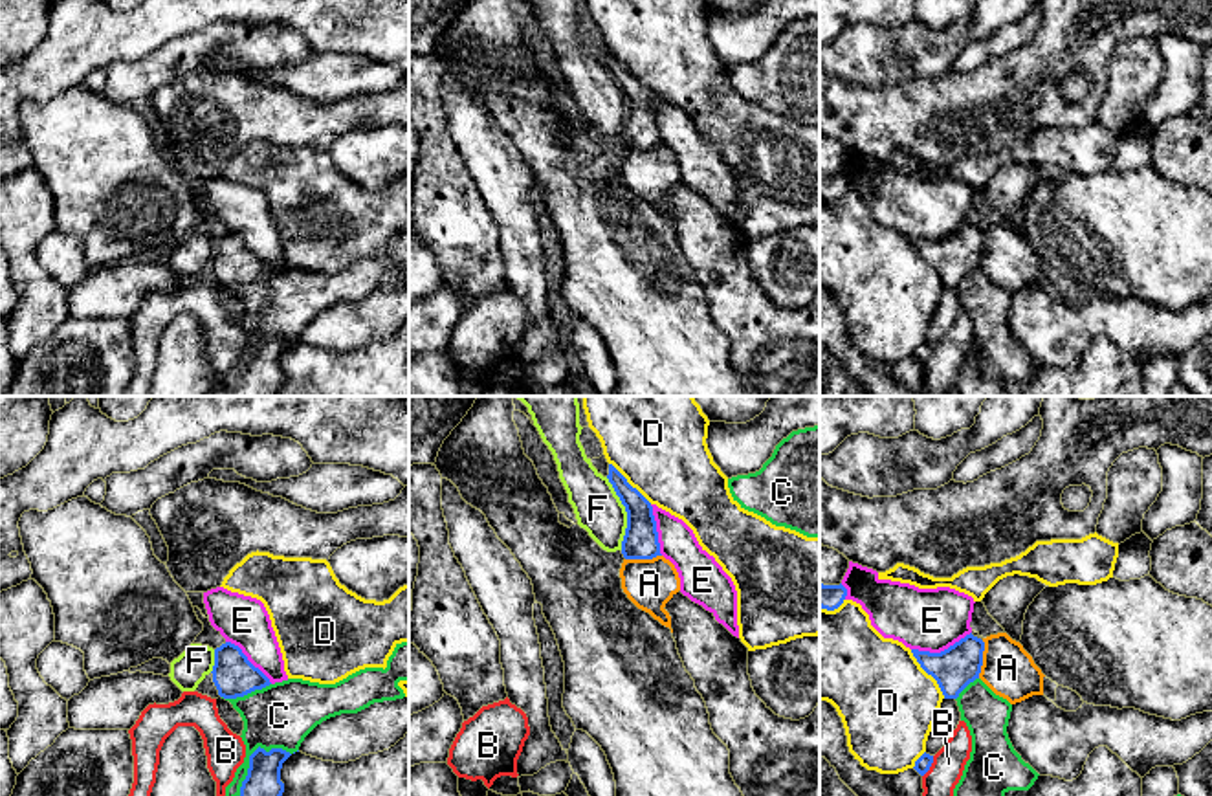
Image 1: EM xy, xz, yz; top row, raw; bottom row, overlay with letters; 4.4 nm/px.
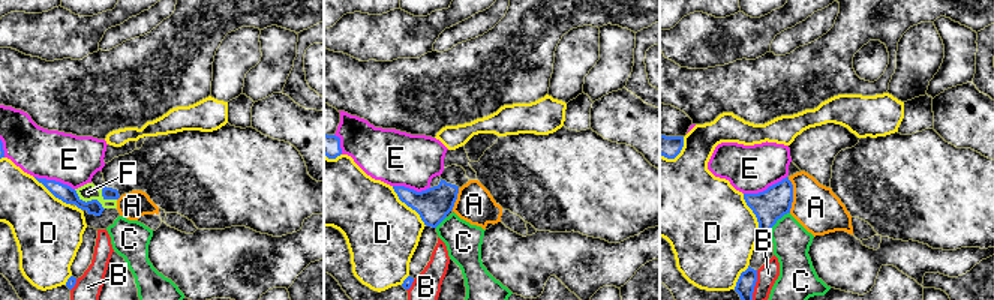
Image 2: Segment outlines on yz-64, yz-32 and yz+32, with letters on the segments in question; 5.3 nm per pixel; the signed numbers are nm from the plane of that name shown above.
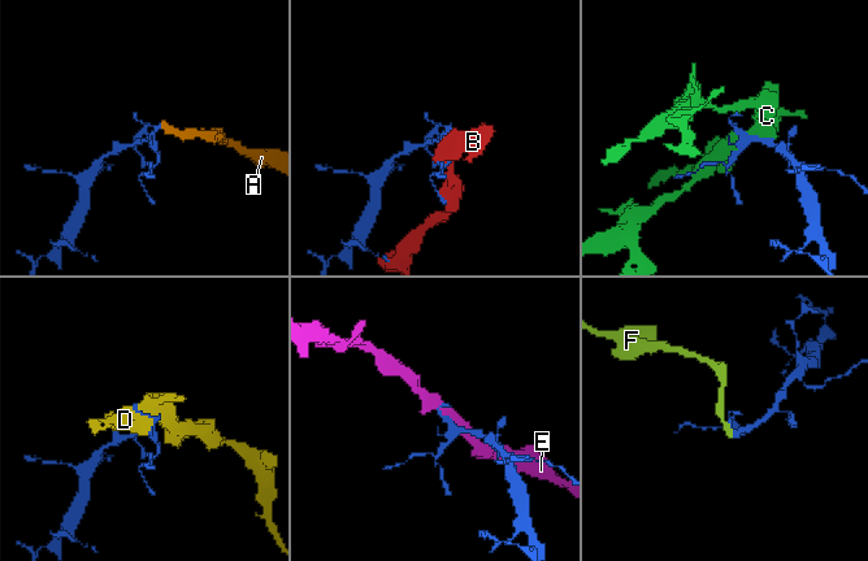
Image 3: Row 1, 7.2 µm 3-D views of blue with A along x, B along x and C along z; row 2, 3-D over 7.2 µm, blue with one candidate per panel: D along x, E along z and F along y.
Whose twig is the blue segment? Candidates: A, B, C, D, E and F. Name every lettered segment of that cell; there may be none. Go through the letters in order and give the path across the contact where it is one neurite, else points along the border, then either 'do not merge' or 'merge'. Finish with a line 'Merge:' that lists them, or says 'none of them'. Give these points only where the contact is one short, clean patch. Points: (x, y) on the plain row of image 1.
A: along yz (983, 230), (983, 254), (978, 266) | do not merge
B: do not merge
C: do not merge
D: do not merge
E: do not merge
F: along xz (606, 66), (626, 101), (622, 138) | do not merge
Merge: none of them

